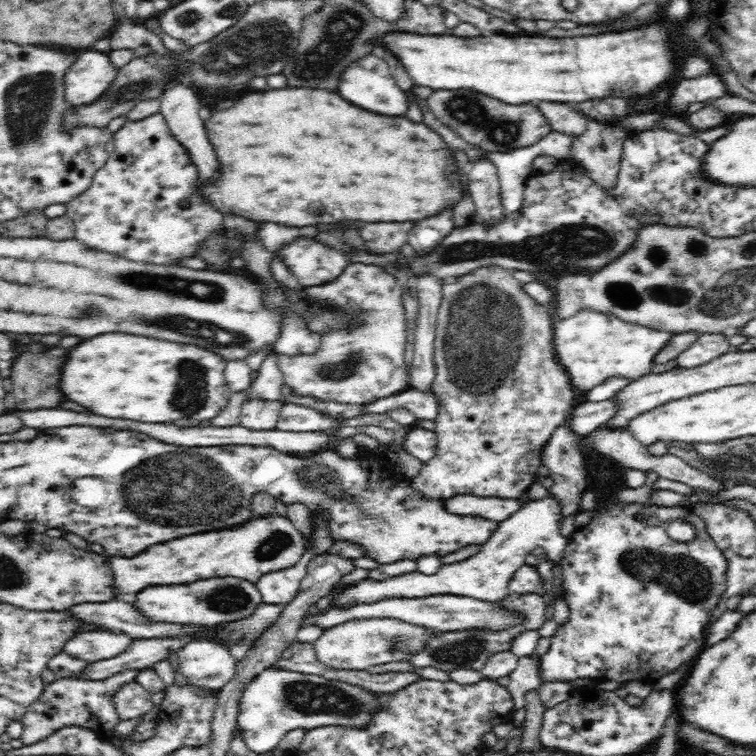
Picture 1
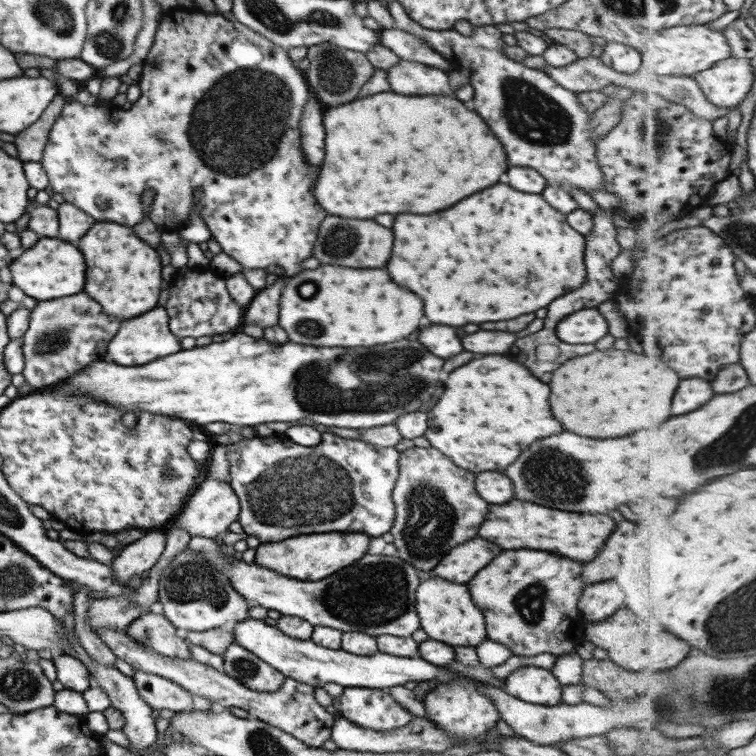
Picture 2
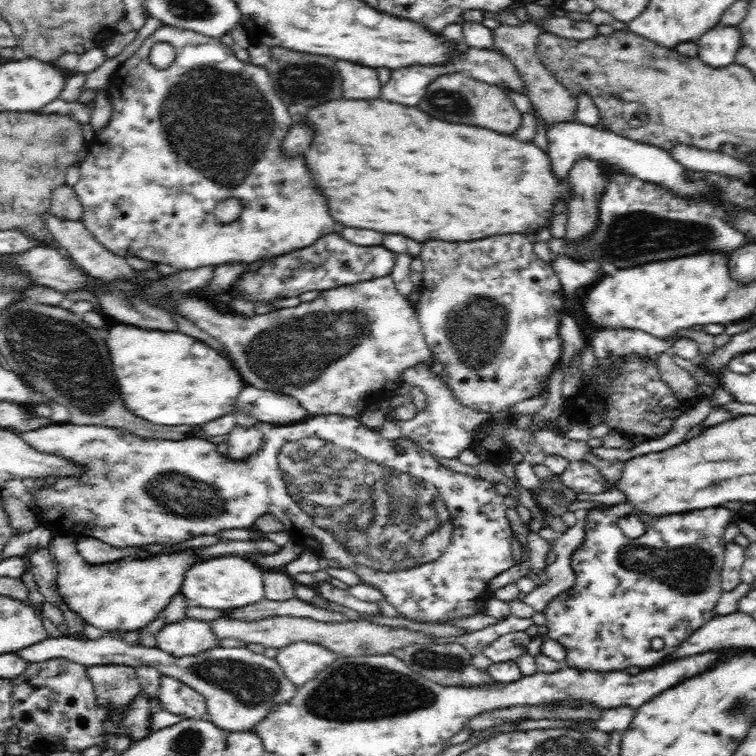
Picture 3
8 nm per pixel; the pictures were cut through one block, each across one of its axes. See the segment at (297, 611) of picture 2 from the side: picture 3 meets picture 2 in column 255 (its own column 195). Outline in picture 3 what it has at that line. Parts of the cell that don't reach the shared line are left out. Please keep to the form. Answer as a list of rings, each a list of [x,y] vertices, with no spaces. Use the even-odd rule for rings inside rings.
[[[239,556],[206,559],[206,562],[194,564],[194,568],[186,572],[182,594],[189,604],[202,606],[202,608],[223,611],[246,606],[265,597],[263,574],[264,570],[258,568],[249,559]]]

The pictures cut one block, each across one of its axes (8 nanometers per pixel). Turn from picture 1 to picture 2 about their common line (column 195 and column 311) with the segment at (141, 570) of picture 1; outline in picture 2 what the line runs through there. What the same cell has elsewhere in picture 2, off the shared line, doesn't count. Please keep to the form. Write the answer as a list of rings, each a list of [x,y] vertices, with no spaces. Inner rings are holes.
[[[303,534],[275,544],[259,544],[255,549],[253,563],[295,580],[315,582],[359,560],[368,548],[367,542],[369,538],[365,534]]]

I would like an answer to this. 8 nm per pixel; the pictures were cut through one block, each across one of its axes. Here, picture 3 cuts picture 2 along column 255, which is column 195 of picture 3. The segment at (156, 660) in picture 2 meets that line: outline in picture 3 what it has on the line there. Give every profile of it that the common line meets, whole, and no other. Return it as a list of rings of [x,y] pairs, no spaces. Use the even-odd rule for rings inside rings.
[[[161,676],[156,709],[166,710],[185,719],[207,718],[205,698],[187,684],[170,676]]]

